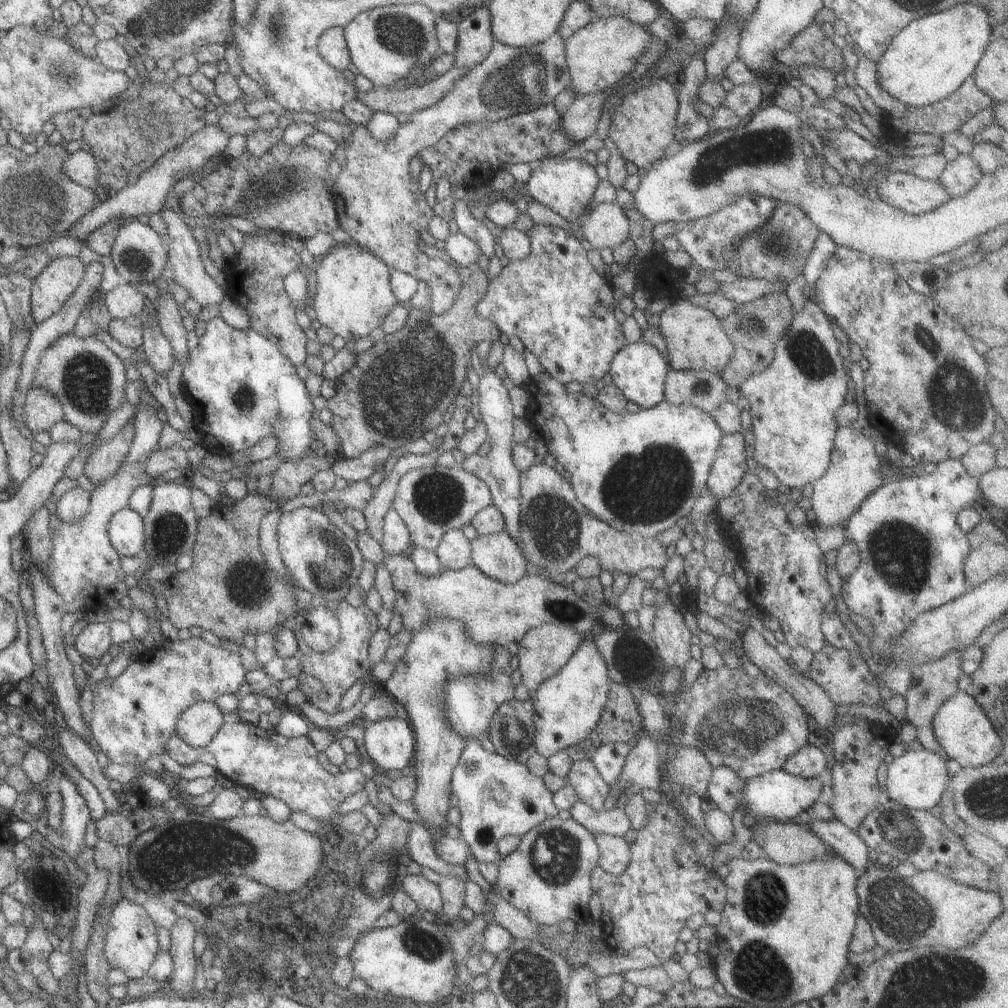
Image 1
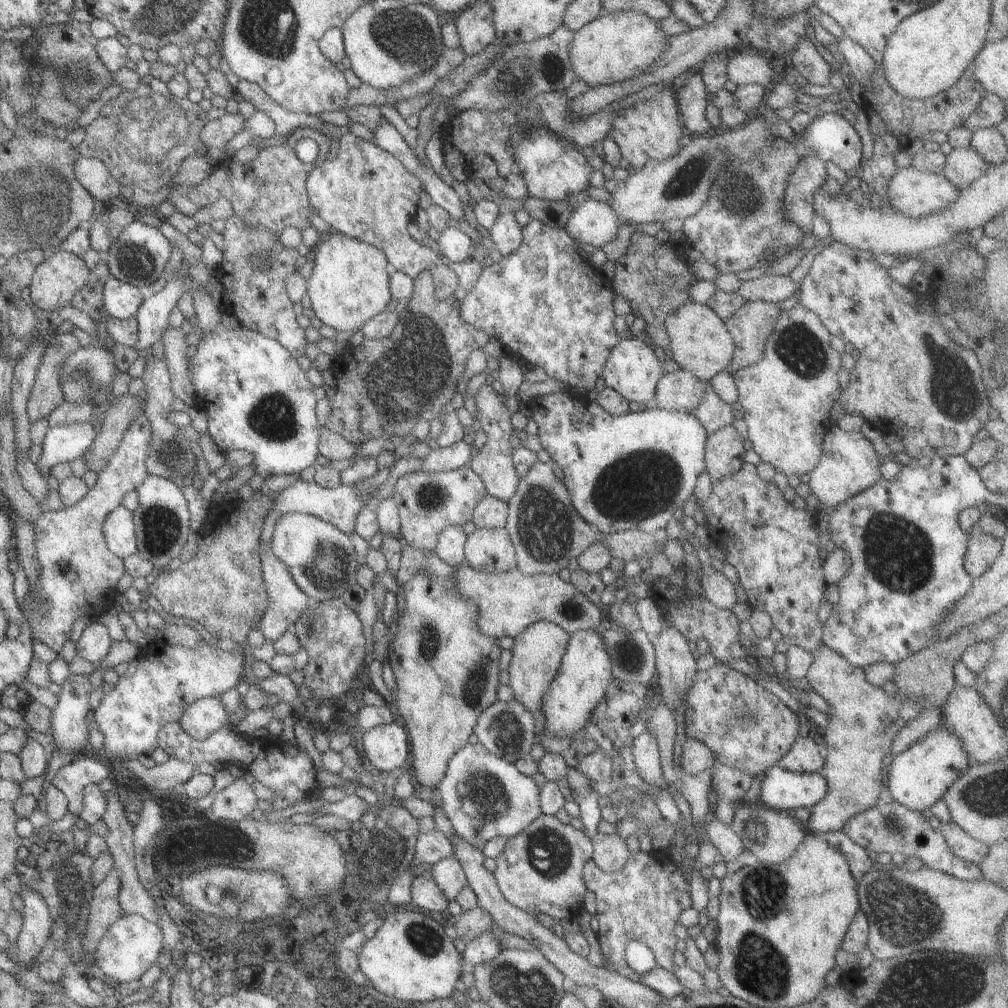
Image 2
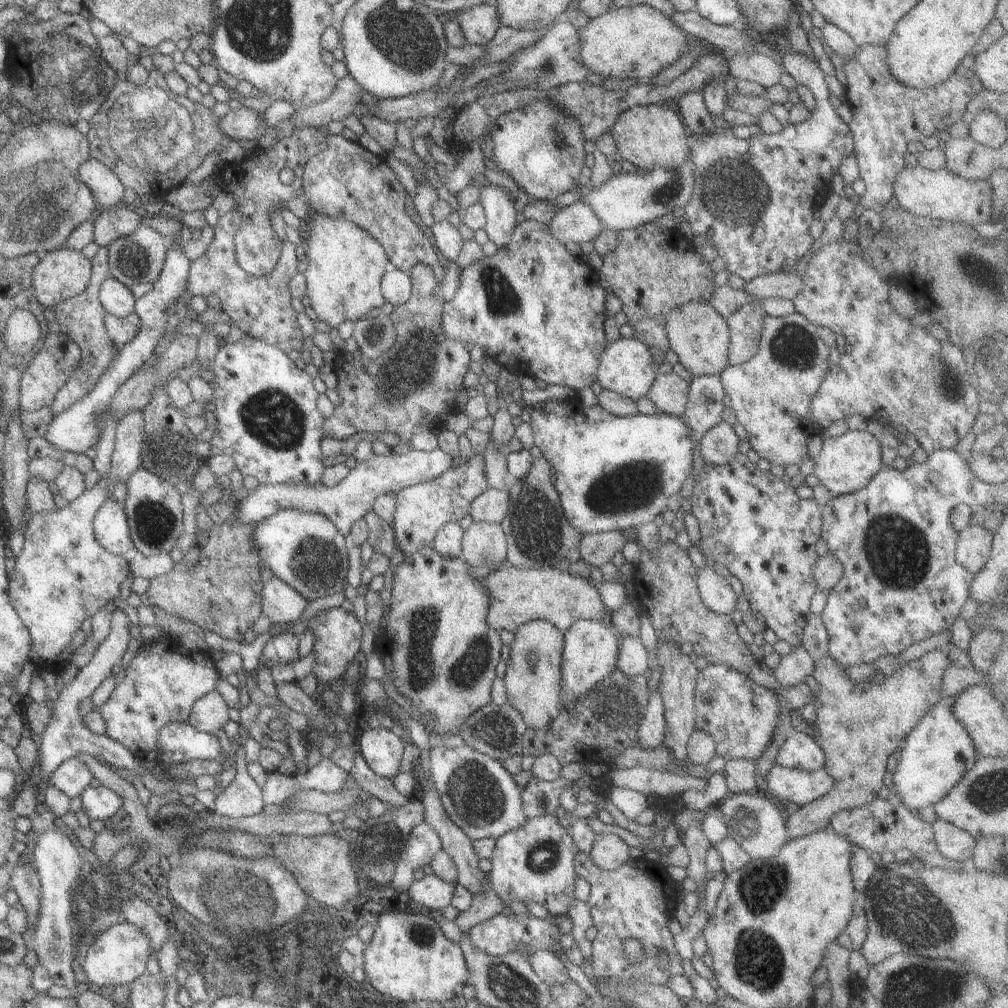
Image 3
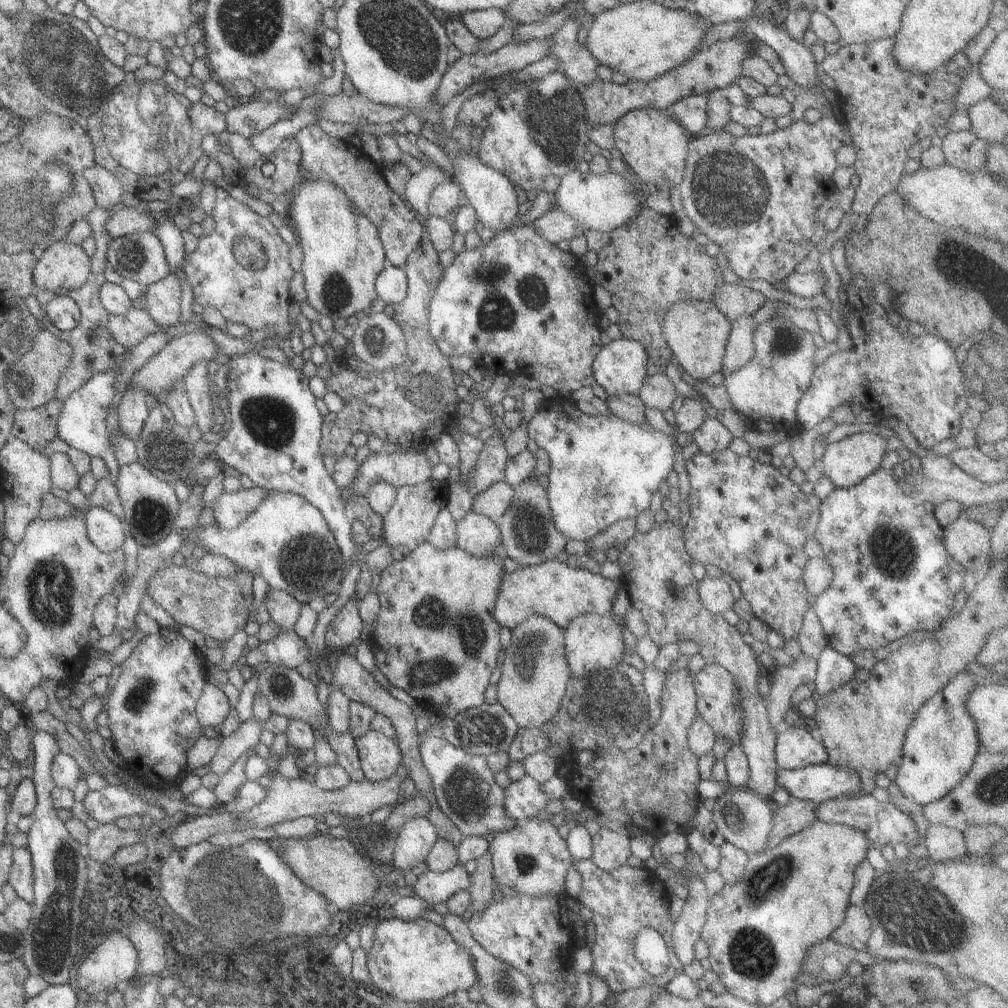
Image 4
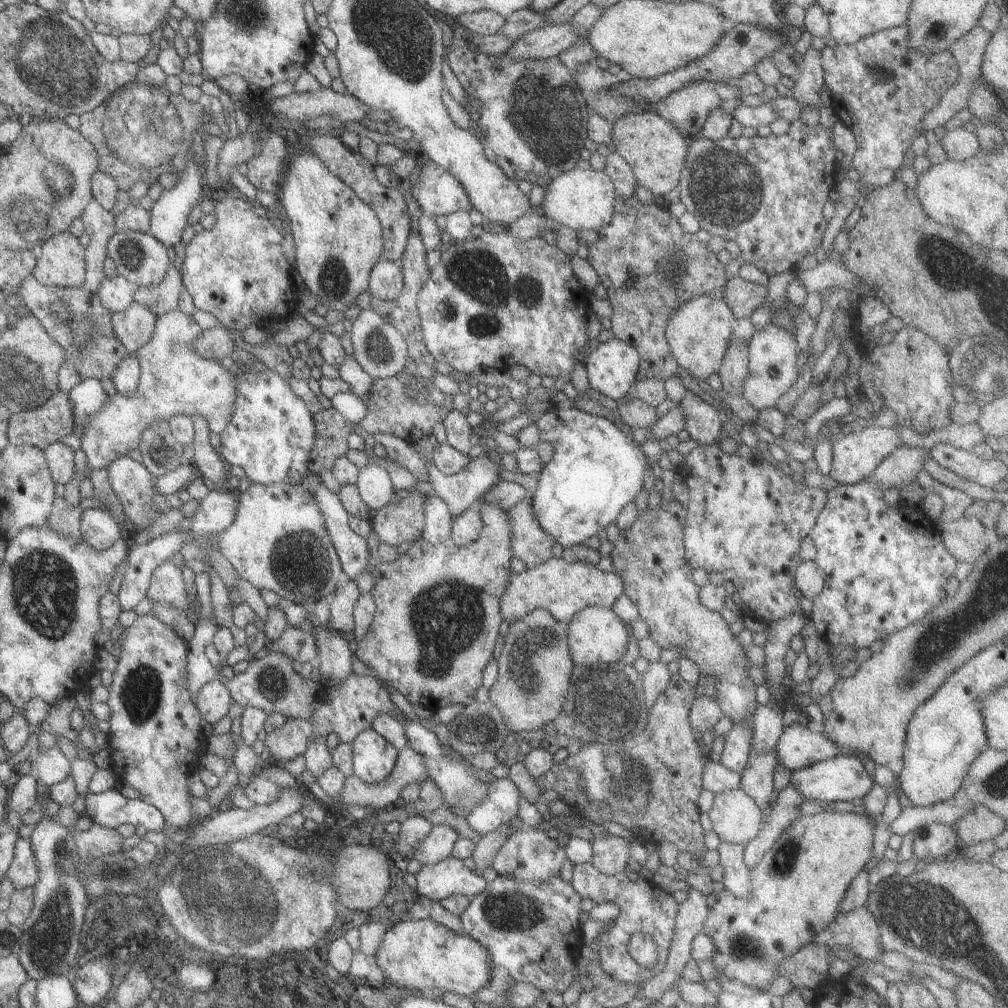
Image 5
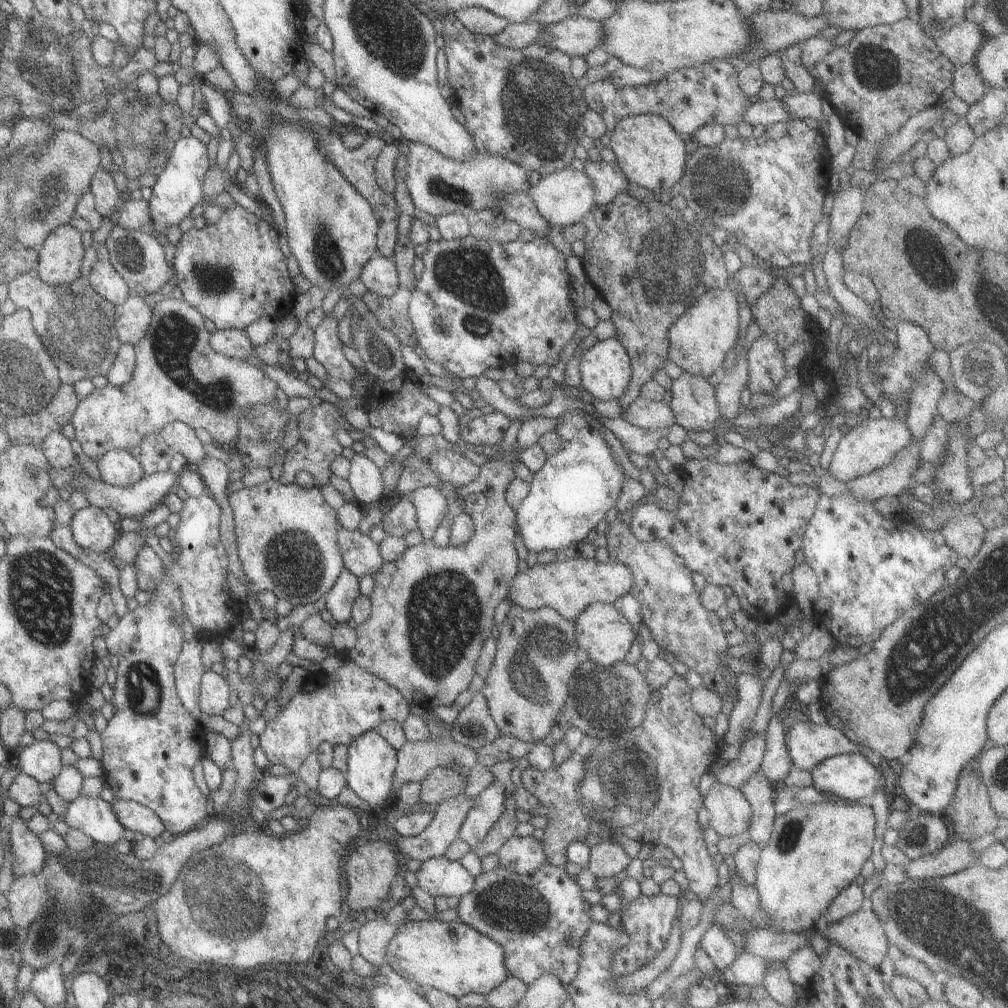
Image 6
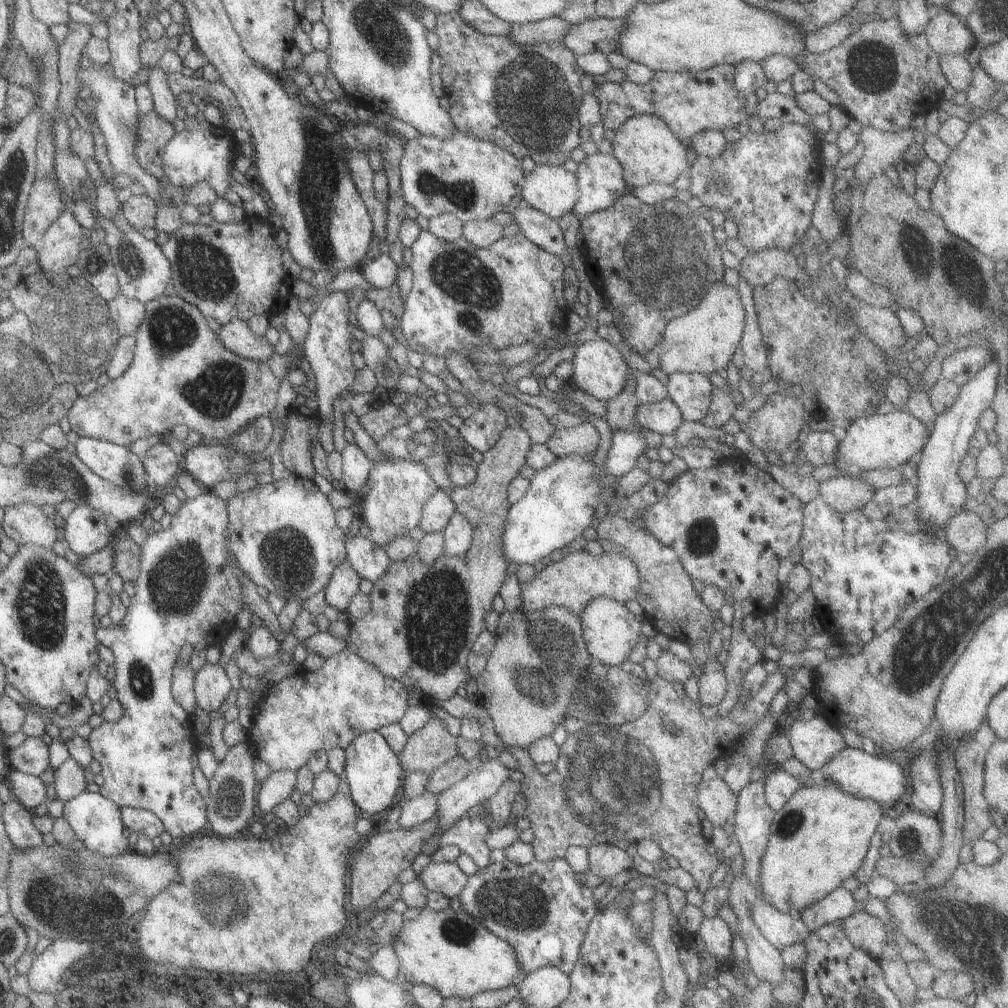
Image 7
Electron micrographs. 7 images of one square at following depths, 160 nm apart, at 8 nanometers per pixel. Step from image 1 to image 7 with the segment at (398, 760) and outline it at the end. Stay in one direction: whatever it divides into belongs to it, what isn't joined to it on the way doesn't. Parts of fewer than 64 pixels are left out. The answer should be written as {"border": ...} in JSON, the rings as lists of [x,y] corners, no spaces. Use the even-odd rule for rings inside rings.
{"border":[[[365,731],[344,748],[344,781],[348,784],[351,800],[360,814],[374,815],[393,806],[393,798],[402,781],[402,768],[397,755],[387,746],[385,739],[375,731]]]}

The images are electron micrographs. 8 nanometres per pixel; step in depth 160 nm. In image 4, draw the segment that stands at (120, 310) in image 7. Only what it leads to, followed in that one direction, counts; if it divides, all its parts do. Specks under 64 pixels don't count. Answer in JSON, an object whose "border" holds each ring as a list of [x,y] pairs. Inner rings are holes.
{"border":[[[129,307],[120,315],[110,315],[106,327],[111,338],[125,350],[137,344],[144,336],[163,329],[143,309],[135,307]]]}

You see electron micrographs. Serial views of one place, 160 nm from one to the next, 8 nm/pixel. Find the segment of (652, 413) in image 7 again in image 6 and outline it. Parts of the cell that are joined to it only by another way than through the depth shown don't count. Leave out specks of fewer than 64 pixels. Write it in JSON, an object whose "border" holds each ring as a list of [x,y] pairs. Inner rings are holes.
{"border":[[[640,397],[635,398],[626,410],[623,410],[620,418],[641,429],[669,428],[674,423],[669,406]]]}

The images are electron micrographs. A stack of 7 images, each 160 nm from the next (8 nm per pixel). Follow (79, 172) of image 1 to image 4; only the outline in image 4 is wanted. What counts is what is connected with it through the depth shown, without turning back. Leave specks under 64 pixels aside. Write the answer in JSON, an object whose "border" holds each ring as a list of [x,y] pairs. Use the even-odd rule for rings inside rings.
{"border":[[[93,164],[83,169],[82,175],[90,186],[97,207],[115,209],[120,204],[120,196],[124,190],[114,174]]]}

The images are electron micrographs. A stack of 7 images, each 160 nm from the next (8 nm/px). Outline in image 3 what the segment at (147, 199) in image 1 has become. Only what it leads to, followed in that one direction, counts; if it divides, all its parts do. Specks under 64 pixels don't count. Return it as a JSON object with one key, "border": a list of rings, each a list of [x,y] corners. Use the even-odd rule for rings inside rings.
{"border":[[[243,106],[236,110],[229,109],[229,112],[219,117],[217,128],[223,136],[235,141],[258,139],[267,130],[259,113]]]}

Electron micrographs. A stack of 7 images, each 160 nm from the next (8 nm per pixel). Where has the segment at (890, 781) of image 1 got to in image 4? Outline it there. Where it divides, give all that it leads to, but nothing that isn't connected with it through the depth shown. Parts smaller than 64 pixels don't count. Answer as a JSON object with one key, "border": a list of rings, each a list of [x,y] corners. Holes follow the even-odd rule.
{"border":[[[963,670],[952,676],[938,693],[926,700],[923,706],[920,706],[919,710],[915,712],[914,718],[911,719],[904,734],[900,756],[901,763],[897,765],[897,772],[894,776],[897,788],[907,800],[921,806],[933,802],[941,798],[941,796],[945,796],[969,770],[974,756],[980,750],[980,746],[973,719],[965,710],[965,699],[972,691],[972,688],[982,681],[983,676],[975,676],[975,674]]]}

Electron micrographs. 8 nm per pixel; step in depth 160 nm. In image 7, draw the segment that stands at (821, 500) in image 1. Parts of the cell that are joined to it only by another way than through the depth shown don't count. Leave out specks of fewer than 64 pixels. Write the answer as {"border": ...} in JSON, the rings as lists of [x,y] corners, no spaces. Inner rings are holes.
{"border":[[[893,409],[887,414],[870,414],[856,418],[844,432],[839,434],[838,447],[833,465],[840,474],[857,477],[865,470],[899,468],[922,449],[928,437],[926,426],[904,409]]]}

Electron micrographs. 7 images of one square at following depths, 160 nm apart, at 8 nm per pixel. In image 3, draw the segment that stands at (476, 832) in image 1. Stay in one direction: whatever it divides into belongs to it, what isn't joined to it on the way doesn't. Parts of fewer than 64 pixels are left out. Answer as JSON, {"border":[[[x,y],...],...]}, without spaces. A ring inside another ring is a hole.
{"border":[[[439,741],[431,742],[427,775],[439,795],[443,810],[472,841],[505,834],[519,828],[527,817],[523,814],[518,786],[511,775],[490,756],[463,745],[446,748]]]}

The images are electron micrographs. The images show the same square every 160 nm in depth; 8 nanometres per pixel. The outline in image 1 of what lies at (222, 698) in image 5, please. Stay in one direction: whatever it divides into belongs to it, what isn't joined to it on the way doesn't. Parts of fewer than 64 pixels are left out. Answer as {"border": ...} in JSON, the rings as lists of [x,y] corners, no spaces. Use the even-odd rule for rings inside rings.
{"border":[[[199,701],[188,706],[178,716],[175,736],[187,746],[203,747],[224,724],[222,712],[211,701]]]}

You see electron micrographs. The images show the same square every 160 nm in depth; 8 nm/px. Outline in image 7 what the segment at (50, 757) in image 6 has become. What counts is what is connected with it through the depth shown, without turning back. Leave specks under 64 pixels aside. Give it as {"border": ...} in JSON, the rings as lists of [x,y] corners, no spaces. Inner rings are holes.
{"border":[[[27,737],[19,746],[6,750],[8,769],[38,777],[49,766],[47,747],[40,737]]]}

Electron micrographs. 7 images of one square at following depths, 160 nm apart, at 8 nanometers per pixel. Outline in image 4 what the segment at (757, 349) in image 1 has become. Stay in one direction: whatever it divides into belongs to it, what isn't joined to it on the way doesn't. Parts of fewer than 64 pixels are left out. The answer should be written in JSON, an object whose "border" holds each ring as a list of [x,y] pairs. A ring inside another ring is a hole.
{"border":[[[742,314],[730,322],[730,331],[725,341],[722,356],[722,373],[733,372],[741,368],[754,351],[752,334],[756,322],[752,315]]]}

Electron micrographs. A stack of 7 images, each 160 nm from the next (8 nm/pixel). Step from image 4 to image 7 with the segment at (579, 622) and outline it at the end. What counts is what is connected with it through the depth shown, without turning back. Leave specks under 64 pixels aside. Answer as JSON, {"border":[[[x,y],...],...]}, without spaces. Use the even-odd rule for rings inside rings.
{"border":[[[597,597],[590,600],[578,614],[581,636],[589,656],[597,662],[615,666],[626,660],[630,650],[641,640],[640,622],[619,601],[609,597]]]}

